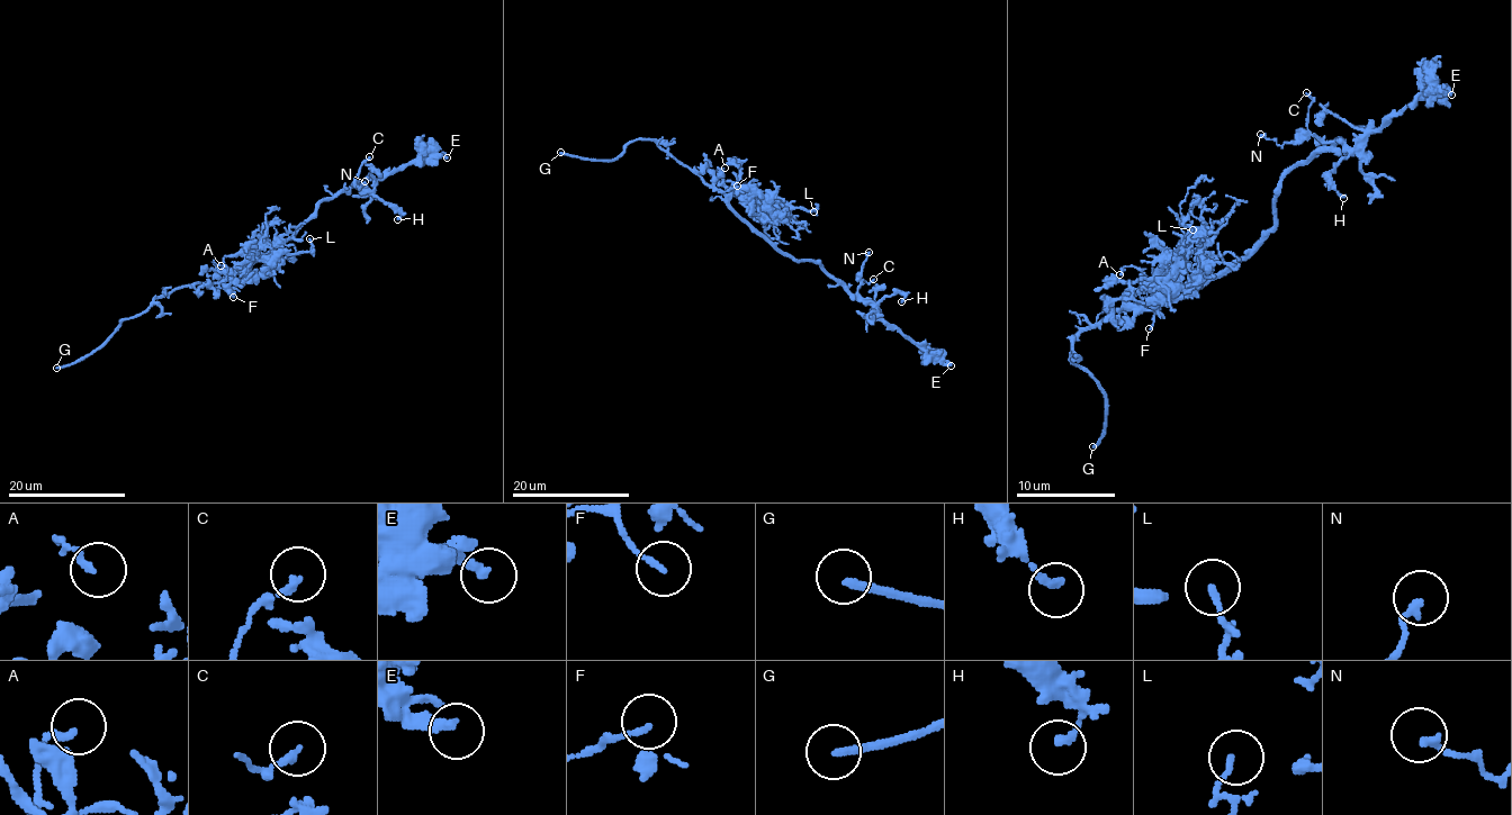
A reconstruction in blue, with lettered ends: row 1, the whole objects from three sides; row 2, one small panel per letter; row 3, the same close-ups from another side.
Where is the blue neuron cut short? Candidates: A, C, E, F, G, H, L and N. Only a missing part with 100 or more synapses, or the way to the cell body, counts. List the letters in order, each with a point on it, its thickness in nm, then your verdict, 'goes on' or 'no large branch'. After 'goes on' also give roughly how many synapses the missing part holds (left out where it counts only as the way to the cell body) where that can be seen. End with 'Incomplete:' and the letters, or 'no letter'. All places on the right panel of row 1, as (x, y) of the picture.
A: place (1119, 274); calibre 180 nm; no large branch
C: place (1306, 92); calibre 180 nm; no large branch
E: place (1451, 94); calibre 240 nm; no large branch
F: place (1149, 328); calibre 130 nm; no large branch
G: place (1092, 446); calibre 200 nm; goes on
H: place (1343, 198); calibre 220 nm; no large branch
L: place (1193, 229); calibre 140 nm; no large branch
N: place (1260, 134); calibre 200 nm; no large branch
Incomplete: G

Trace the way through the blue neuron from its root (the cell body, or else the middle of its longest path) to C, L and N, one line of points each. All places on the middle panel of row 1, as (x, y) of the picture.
C: (757, 234), (794, 260), (815, 260), (852, 293), (857, 291), (862, 279), (867, 282), (873, 279)
L: (757, 234), (728, 204), (736, 191), (749, 192), (768, 206), (813, 211)
N: (757, 234), (794, 260), (815, 260), (852, 293), (857, 291), (858, 272), (869, 252)

